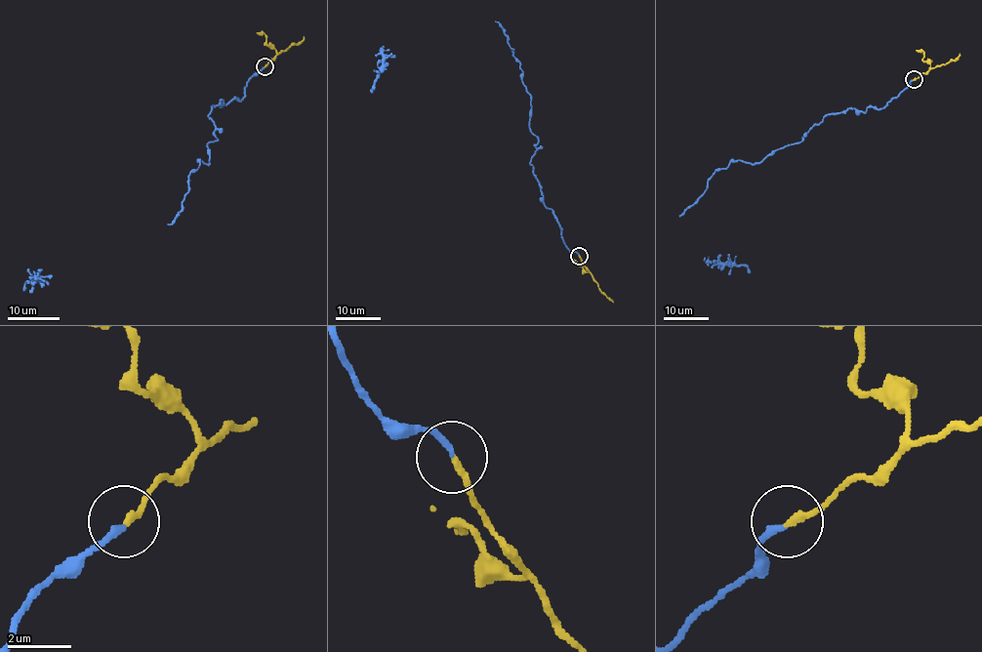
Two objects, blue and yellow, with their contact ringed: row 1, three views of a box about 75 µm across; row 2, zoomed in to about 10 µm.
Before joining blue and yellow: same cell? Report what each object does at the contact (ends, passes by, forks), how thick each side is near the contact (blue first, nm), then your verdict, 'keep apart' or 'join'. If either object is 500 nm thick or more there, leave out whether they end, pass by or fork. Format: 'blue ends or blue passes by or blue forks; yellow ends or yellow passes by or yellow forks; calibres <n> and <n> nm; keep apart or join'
blue ends; yellow ends; calibres 180 and 200 nm; keep apart

